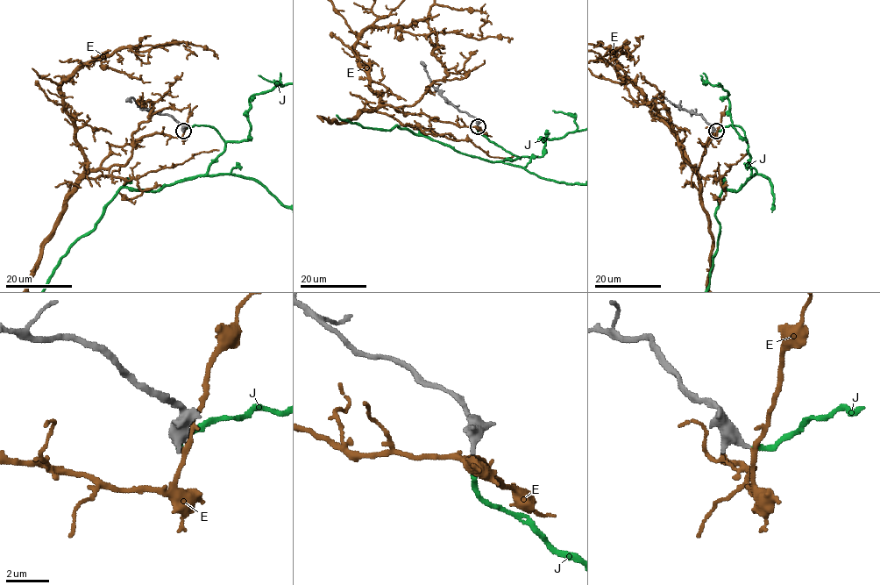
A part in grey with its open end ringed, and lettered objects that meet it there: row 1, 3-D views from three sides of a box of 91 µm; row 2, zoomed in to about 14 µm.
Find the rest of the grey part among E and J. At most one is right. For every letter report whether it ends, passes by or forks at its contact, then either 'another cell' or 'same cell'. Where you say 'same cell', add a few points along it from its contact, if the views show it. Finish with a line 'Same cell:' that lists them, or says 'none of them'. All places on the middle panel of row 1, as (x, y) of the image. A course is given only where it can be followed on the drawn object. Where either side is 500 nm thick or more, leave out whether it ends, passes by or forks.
E: it passes by; another cell
J: it ends there; same cell
Same cell: J

